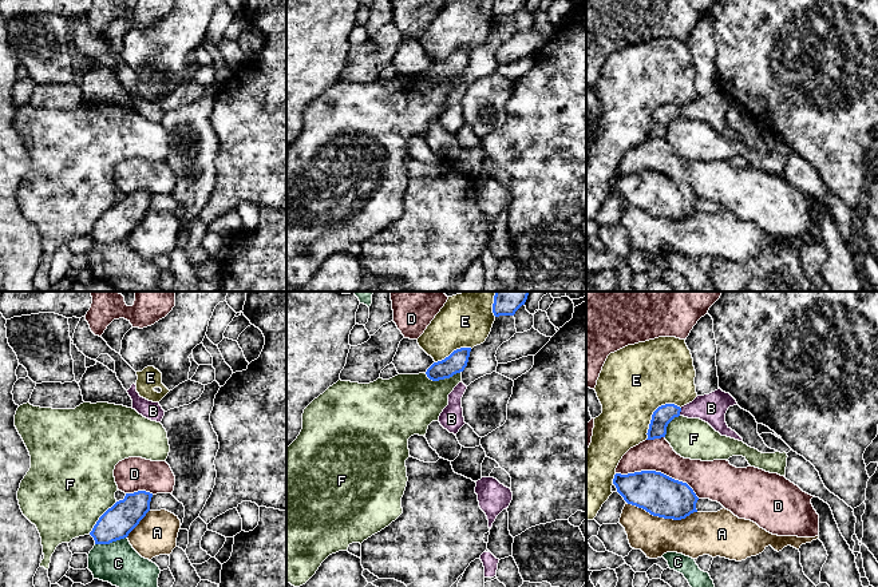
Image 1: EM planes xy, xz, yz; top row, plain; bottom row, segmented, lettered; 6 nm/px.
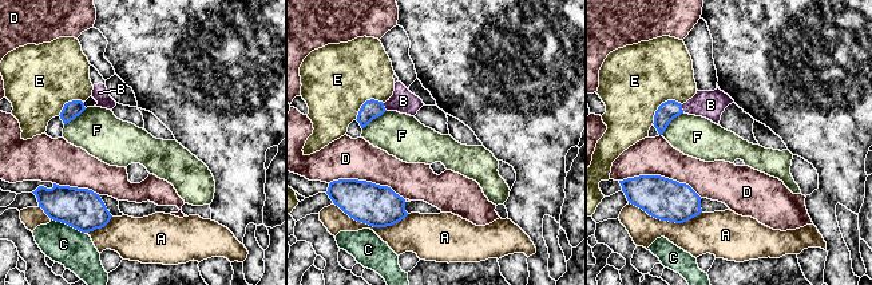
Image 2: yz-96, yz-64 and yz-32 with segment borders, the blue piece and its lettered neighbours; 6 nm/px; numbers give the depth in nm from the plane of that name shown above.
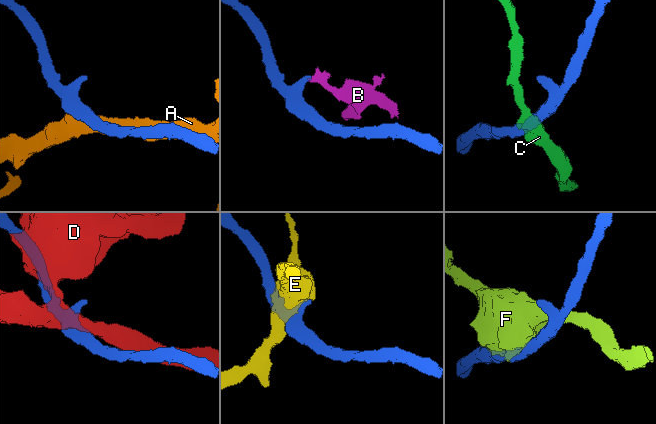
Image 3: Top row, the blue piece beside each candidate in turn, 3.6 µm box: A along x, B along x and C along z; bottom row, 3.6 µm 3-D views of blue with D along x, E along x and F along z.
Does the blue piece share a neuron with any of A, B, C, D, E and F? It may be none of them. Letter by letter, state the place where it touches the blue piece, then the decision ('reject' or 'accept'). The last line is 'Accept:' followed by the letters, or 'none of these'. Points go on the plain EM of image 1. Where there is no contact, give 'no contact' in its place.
A: yz (661, 217) | reject
B: yz (680, 111) | reject
C: xy (110, 242) | reject
D: yz (659, 173) | reject
E: yz (653, 112) | reject
F: xz (442, 79) | reject
Accept: none of these

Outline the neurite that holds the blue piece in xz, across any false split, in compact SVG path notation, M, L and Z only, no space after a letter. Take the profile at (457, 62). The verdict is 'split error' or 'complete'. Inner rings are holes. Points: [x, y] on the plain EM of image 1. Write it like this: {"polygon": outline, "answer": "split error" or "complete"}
{"polygon": "M460 48L454 51L444 60L434 63L426 72L427 78L432 82L439 82L463 72L467 67L470 52L471 48Z", "answer": "complete"}

